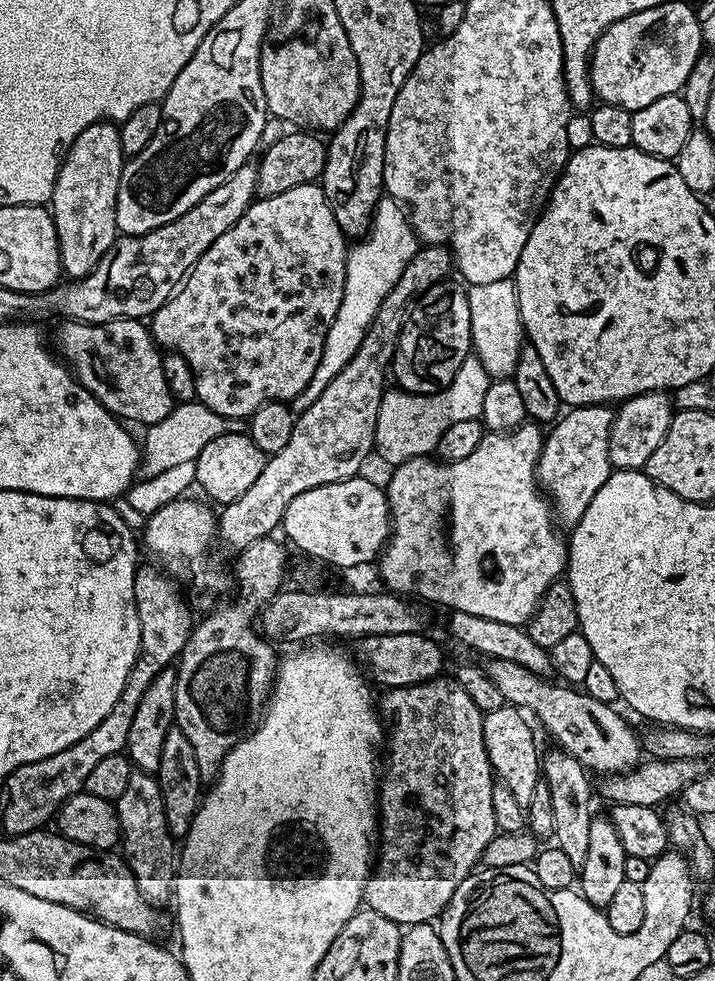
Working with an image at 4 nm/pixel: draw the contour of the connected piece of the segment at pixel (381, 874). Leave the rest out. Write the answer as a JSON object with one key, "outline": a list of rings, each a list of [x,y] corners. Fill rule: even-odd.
{"outline":[[[437,678],[428,680],[424,684],[415,684],[405,688],[389,688],[378,700],[378,711],[386,725],[386,752],[388,748],[388,765],[383,765],[382,775],[378,780],[378,851],[374,856],[374,867],[371,876],[364,882],[363,903],[370,910],[382,914],[382,918],[390,918],[401,926],[413,924],[426,924],[435,921],[448,907],[454,890],[467,876],[472,875],[474,869],[480,864],[482,854],[486,846],[496,837],[498,831],[494,822],[494,805],[490,799],[494,783],[494,773],[488,755],[486,754],[486,742],[484,741],[484,713],[474,706],[474,702],[466,695],[466,690],[458,686],[455,679]]]}

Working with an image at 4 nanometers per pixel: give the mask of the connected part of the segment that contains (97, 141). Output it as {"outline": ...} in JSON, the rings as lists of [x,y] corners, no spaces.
{"outline":[[[112,122],[86,126],[86,130],[82,130],[82,134],[78,134],[63,153],[50,211],[60,247],[60,267],[63,275],[72,276],[68,278],[73,281],[90,274],[117,238],[116,199],[125,163],[120,129]]]}

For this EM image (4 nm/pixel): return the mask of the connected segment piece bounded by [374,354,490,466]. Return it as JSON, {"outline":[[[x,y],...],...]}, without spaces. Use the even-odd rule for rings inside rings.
{"outline":[[[474,354],[468,355],[458,366],[458,374],[440,392],[406,392],[403,390],[385,391],[382,406],[378,410],[376,423],[375,455],[381,456],[388,466],[410,462],[419,456],[429,457],[435,453],[438,438],[454,422],[480,420],[482,401],[490,383],[487,370]]]}

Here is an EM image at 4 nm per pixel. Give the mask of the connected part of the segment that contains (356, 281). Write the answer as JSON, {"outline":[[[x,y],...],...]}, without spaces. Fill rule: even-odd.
{"outline":[[[391,198],[381,199],[376,205],[376,214],[370,231],[359,242],[351,245],[348,253],[348,265],[344,278],[344,293],[340,303],[340,312],[334,314],[334,322],[330,322],[330,330],[326,334],[326,342],[322,346],[322,358],[318,362],[318,370],[314,370],[314,378],[295,398],[290,401],[293,412],[305,412],[326,390],[326,386],[354,358],[354,350],[362,346],[362,338],[374,318],[378,314],[378,306],[382,306],[382,298],[394,290],[394,282],[402,278],[402,270],[414,258],[418,247],[418,237],[406,219],[401,205]]]}

